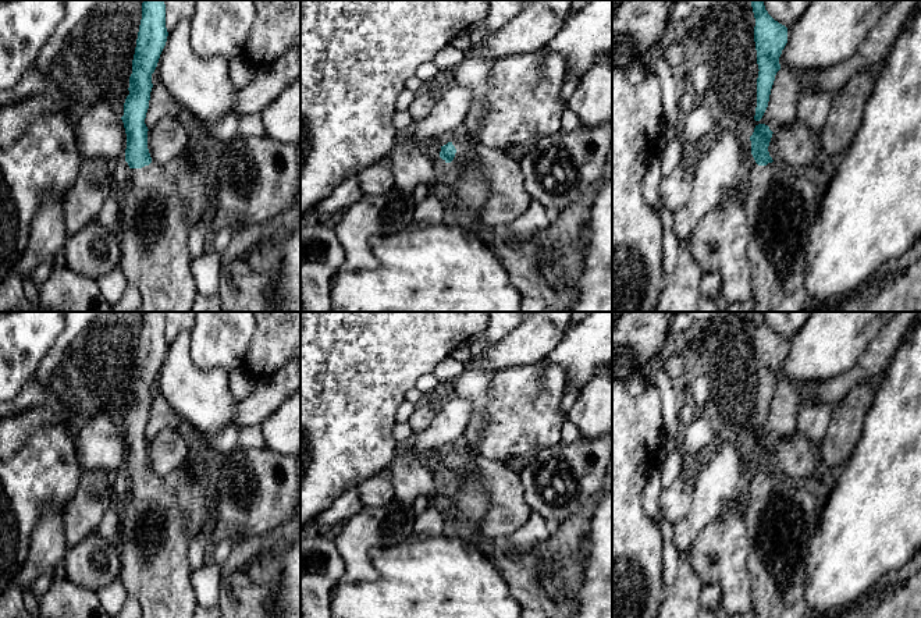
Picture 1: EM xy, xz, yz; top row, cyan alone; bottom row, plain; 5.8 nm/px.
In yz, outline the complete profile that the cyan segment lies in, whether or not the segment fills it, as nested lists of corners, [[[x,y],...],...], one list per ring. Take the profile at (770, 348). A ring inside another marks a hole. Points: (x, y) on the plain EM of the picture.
[[[751,312],[751,319],[755,330],[754,354],[760,381],[754,431],[760,433],[768,419],[775,387],[780,381],[779,369],[787,355],[787,340],[768,326],[764,312]]]

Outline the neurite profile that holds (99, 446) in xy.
[[[100,409],[79,429],[74,438],[82,470],[106,470],[115,476],[125,472],[127,445],[121,429],[107,409]]]

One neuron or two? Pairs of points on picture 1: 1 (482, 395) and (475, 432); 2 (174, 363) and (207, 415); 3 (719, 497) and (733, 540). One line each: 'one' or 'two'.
1: one
2: one
3: two

